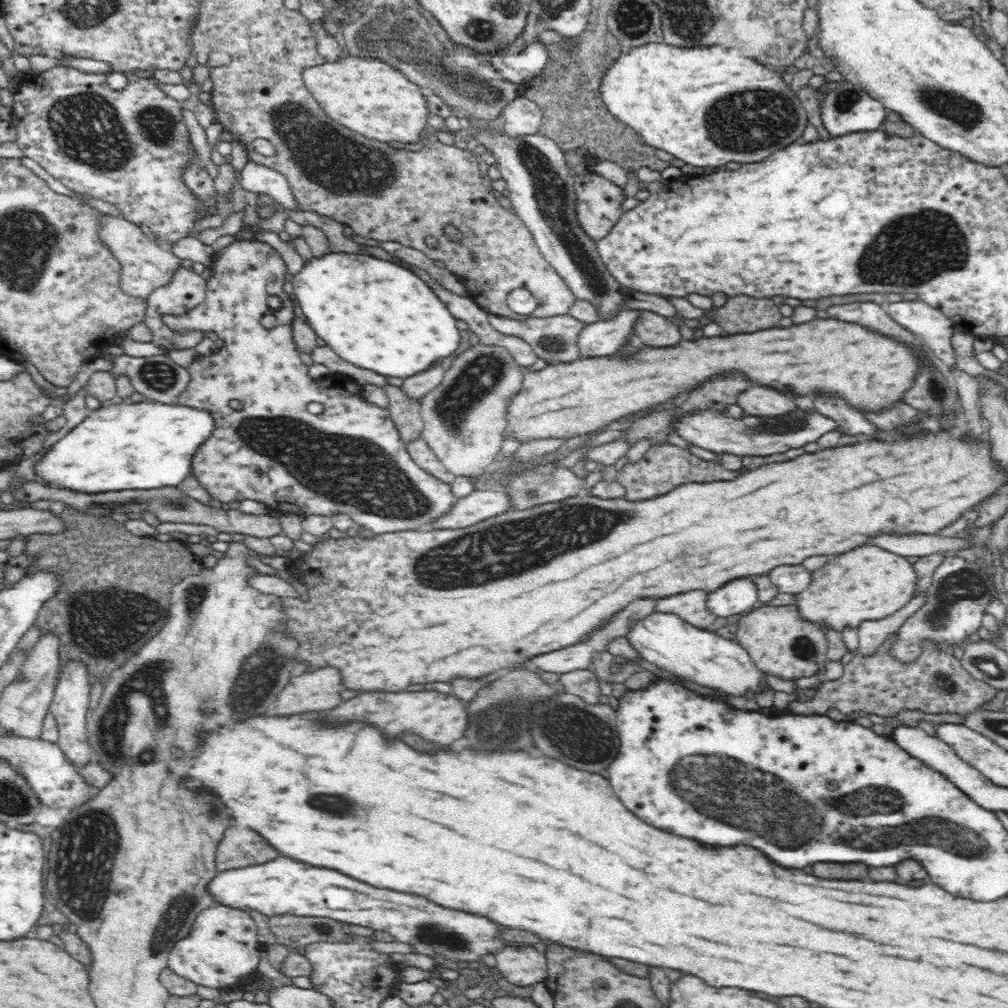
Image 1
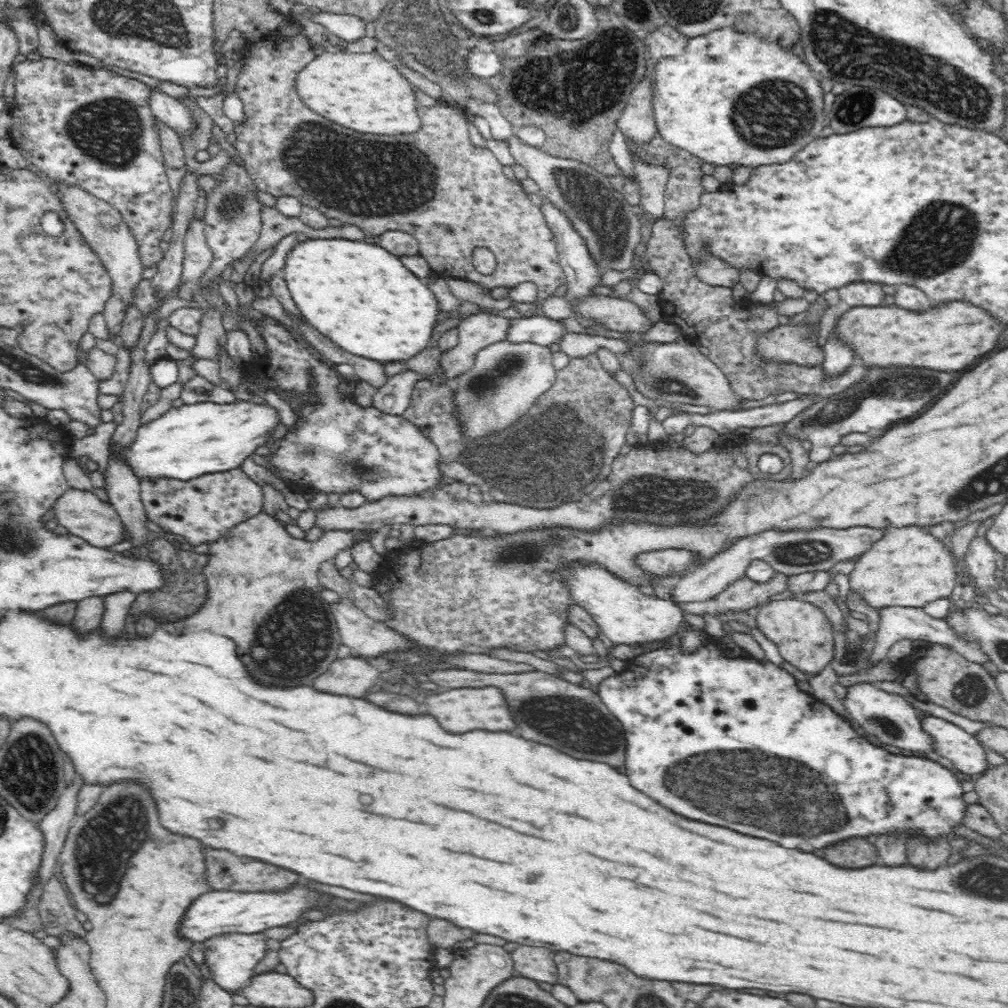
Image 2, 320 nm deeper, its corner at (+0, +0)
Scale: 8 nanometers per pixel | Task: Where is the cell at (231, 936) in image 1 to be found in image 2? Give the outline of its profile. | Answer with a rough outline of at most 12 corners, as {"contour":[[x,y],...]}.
{"contour":[[228,933],[204,944],[213,981],[230,994],[255,975],[263,933]]}

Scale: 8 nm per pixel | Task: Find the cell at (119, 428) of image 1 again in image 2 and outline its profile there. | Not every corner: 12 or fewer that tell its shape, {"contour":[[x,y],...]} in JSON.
{"contour":[[266,401],[171,408],[137,428],[137,478],[242,466],[276,432]]}

